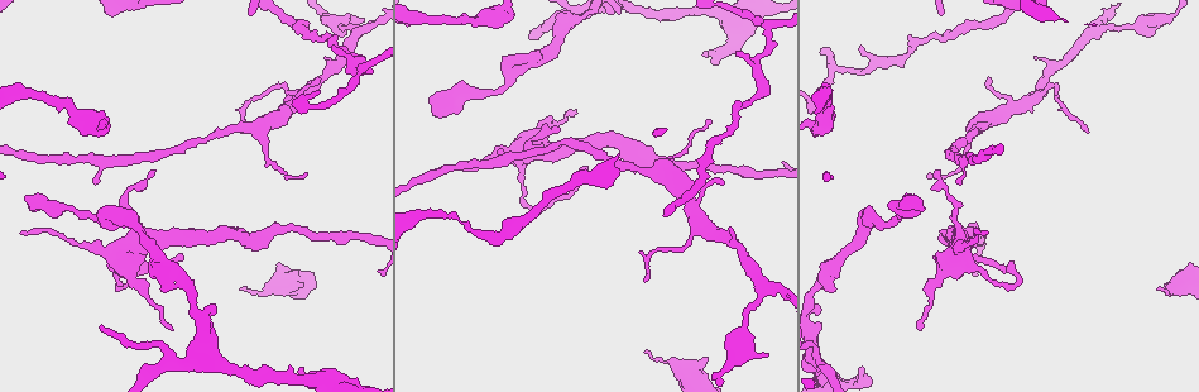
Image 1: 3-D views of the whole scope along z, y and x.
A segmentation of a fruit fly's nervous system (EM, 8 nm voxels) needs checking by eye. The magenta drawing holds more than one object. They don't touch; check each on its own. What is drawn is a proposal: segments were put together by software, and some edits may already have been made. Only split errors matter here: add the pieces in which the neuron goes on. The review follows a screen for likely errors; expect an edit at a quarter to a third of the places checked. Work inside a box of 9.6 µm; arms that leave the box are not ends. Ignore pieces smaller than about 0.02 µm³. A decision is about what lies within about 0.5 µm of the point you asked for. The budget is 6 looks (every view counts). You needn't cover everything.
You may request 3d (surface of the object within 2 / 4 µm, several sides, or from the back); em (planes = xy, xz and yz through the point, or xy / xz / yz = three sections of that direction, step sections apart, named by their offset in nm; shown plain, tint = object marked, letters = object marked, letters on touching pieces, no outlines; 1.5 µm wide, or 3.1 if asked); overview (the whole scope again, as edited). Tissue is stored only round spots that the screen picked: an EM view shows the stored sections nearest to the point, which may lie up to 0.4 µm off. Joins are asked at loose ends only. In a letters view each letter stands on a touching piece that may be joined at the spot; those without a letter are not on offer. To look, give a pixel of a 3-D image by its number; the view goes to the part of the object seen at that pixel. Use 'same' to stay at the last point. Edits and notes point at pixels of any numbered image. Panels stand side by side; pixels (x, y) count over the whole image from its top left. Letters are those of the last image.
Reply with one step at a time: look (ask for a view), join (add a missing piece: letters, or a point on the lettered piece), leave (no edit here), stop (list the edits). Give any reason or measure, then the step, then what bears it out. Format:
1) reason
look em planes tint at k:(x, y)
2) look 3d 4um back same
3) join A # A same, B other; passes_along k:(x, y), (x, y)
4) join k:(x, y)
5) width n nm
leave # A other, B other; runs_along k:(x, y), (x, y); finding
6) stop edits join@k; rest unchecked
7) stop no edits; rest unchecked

an open end
look 3d 2um at 1:(22, 232)

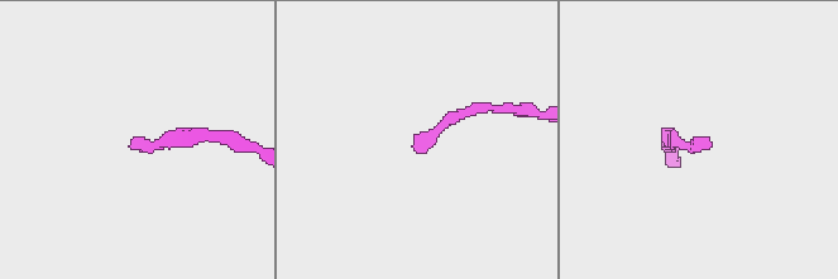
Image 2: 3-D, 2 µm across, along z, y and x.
look em xy step 8 tint at 2:(699, 138)

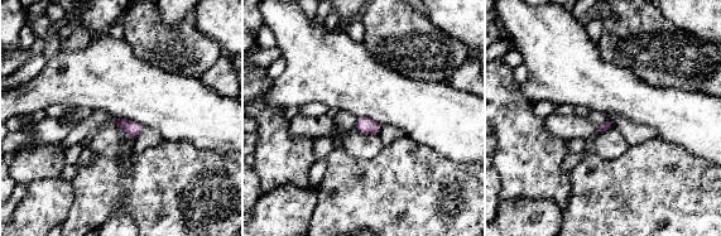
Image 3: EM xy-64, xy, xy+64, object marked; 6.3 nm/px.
look em planes letters same

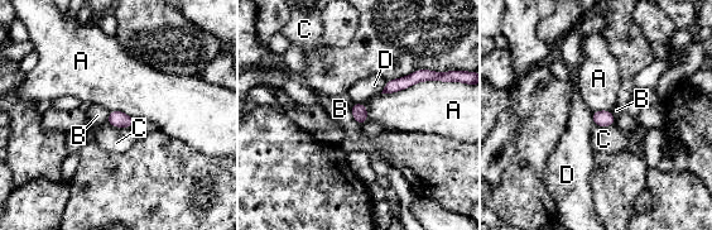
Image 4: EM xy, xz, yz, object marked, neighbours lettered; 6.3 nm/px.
leave # A other, B other, C other, D other; border 4:(441, 81), (415, 82), (381, 94); none of them fits

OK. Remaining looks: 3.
tapers out
look em planes tint at 1:(1157, 289)

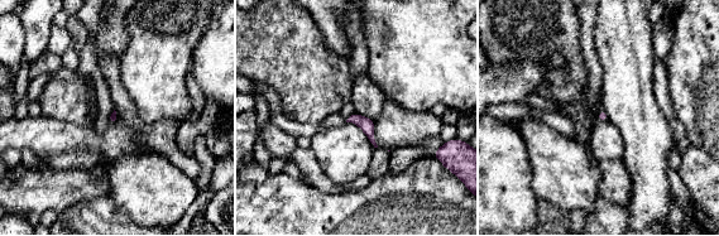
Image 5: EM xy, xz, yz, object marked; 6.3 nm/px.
look em planes letters same

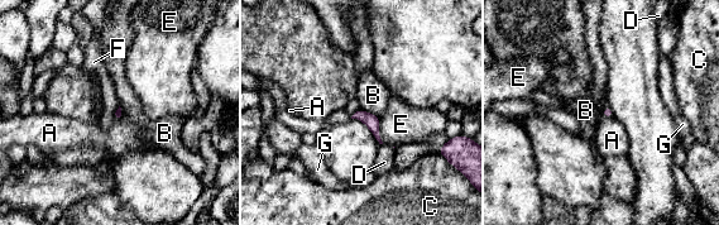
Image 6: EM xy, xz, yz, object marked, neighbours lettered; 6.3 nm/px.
leave # A other, B other, C other, D other, E other, F other, G other; border 6:(607, 104), (602, 116); no lettered piece goes on from it

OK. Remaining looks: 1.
an open end
look em planes letters at 1:(334, 45)

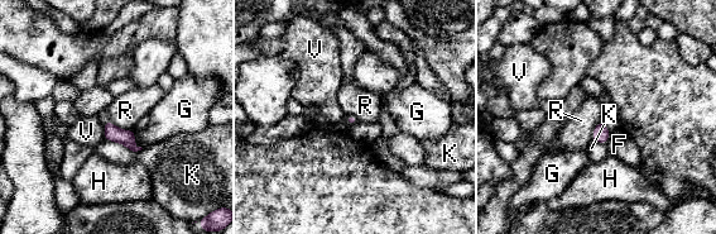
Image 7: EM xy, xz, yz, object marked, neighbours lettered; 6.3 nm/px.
leave # F other, G other, H other, K other, R other, V other; border 7:(109, 119), (123, 129), (133, 130); none of them fits

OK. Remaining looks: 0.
stop no edits; rest unchecked

